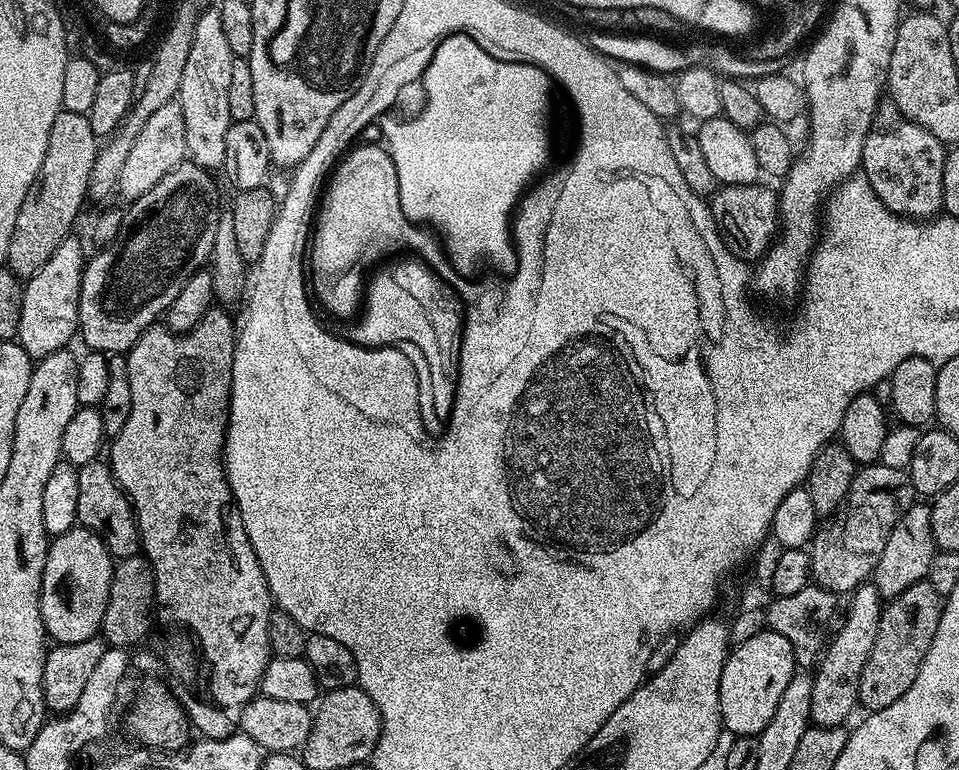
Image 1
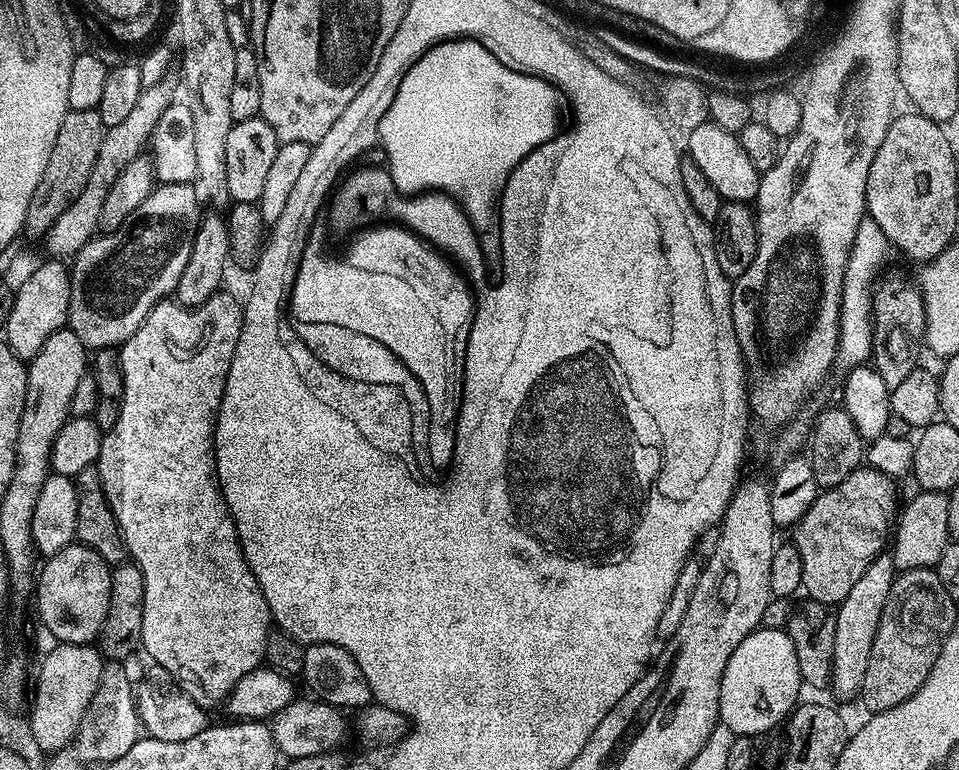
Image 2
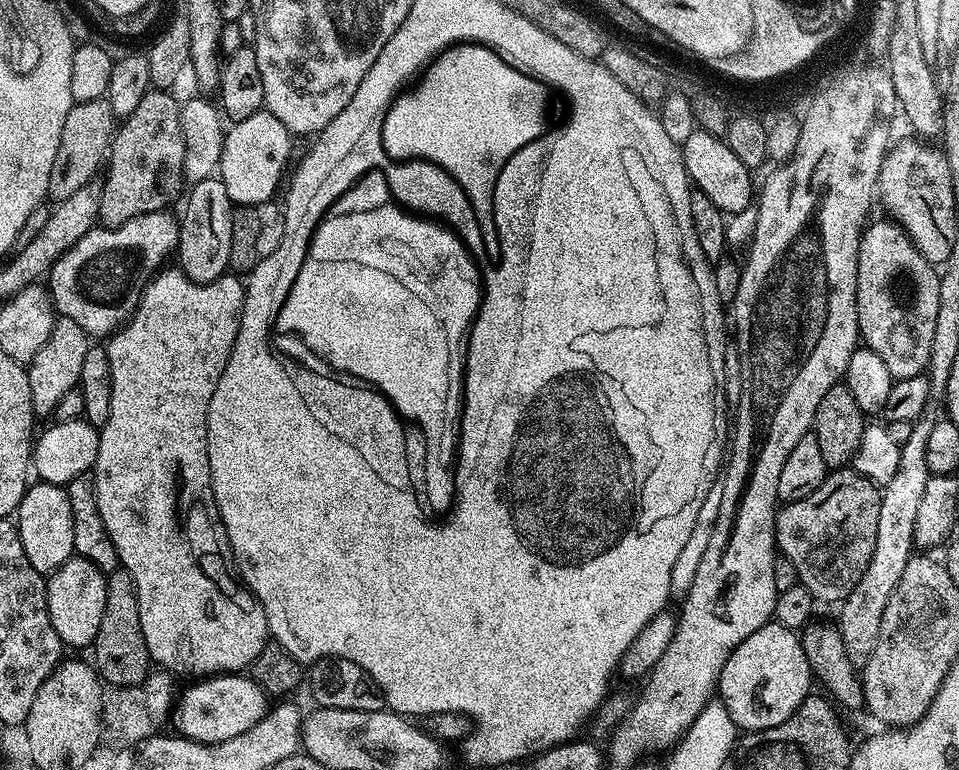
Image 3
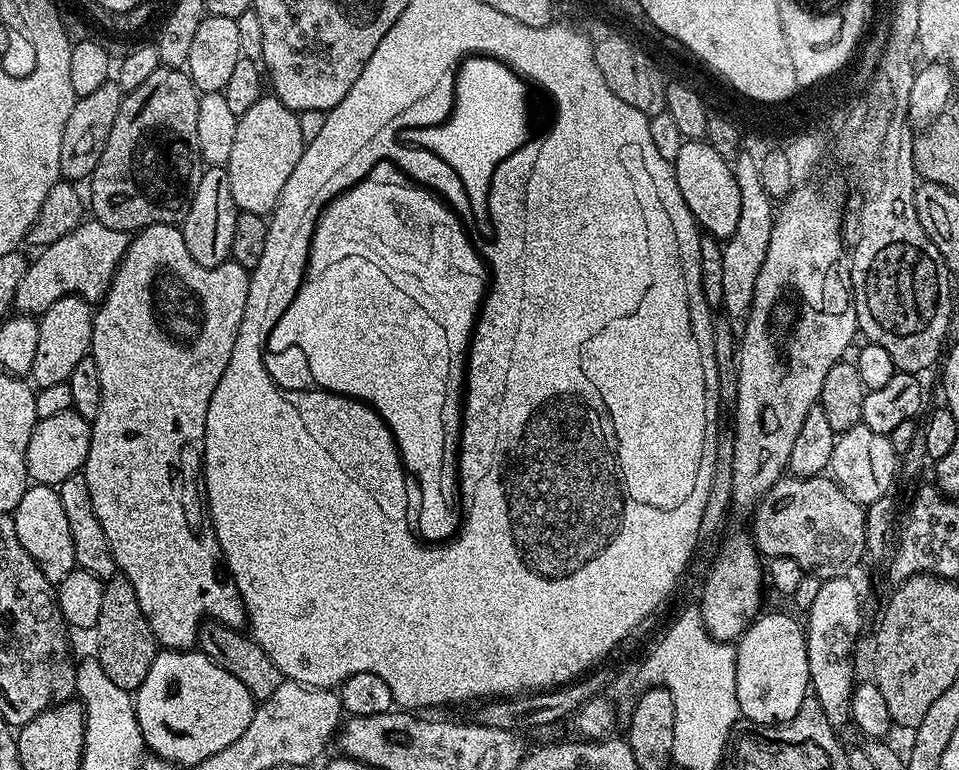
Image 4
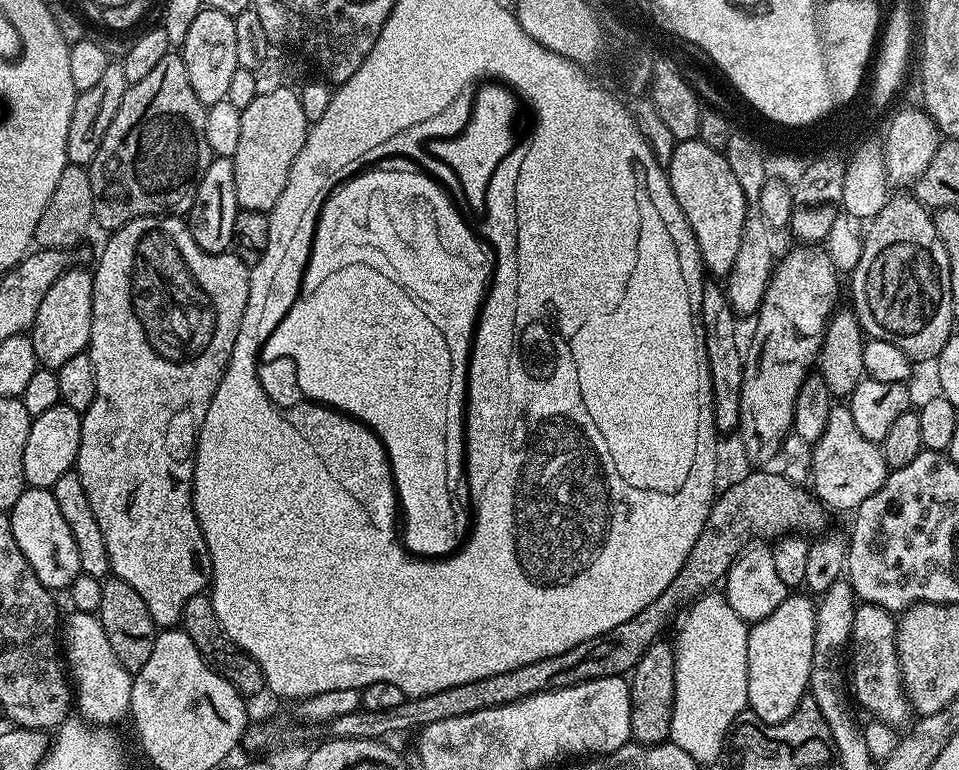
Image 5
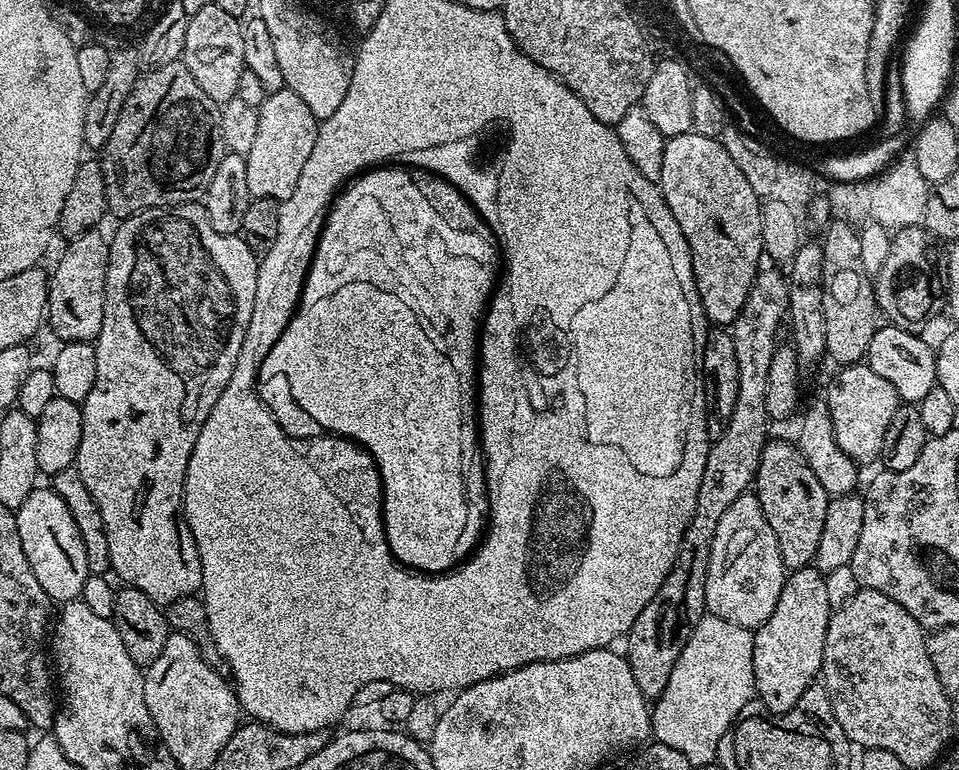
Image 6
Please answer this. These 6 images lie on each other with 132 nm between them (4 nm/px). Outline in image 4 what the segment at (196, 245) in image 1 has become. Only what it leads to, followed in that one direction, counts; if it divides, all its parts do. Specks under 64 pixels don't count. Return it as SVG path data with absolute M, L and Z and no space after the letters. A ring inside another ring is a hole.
M94 218L85 219L65 237L45 247L36 261L33 259L29 263L22 282L18 284L15 311L39 314L63 296L81 296L89 302L103 300L129 243L129 233L110 230Z

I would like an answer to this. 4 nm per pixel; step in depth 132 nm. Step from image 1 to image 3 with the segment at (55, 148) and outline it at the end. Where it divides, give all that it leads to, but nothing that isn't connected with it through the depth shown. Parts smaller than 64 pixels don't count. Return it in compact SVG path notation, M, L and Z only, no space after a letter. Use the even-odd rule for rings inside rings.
M107 98L94 102L73 103L72 108L66 114L66 122L62 122L62 138L58 142L58 154L54 154L54 170L50 170L50 186L48 196L53 201L59 202L70 198L70 194L78 194L78 190L89 187L92 180L105 167L108 159L108 150L112 147L112 138L118 127L118 118L114 110L110 110L110 102Z

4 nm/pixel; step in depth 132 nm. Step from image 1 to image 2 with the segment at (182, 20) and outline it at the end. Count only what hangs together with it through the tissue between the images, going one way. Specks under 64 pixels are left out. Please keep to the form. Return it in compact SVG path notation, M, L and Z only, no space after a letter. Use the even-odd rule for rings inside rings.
M169 74L165 76L162 82L158 82L154 86L144 88L142 94L138 98L138 106L133 106L131 113L126 117L126 122L118 122L118 126L110 126L104 129L104 137L102 138L102 146L98 146L98 162L94 162L94 170L90 170L90 178L86 182L86 190L82 190L82 194L78 194L78 198L74 198L74 202L70 202L70 206L66 206L66 210L58 218L58 222L54 222L54 226L48 231L46 243L48 243L47 255L52 258L72 258L77 252L82 250L82 246L86 246L97 235L100 228L100 219L102 218L102 206L106 202L106 194L110 194L110 186L114 186L114 182L118 182L118 174L122 170L126 170L126 166L140 156L144 150L144 143L147 145L152 137L154 126L158 126L158 118L162 118L162 114L166 114L166 110L174 103L172 96L176 92L176 84L178 88L178 80L175 75Z

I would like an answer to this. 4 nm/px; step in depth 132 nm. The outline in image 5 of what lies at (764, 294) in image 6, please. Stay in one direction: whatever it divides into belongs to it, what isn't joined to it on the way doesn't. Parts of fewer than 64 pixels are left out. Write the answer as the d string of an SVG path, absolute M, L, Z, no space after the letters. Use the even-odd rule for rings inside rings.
M661 638L642 654L642 658L630 673L630 726L632 740L637 744L662 744L670 737L672 711L674 710L674 674L676 653L671 643Z

